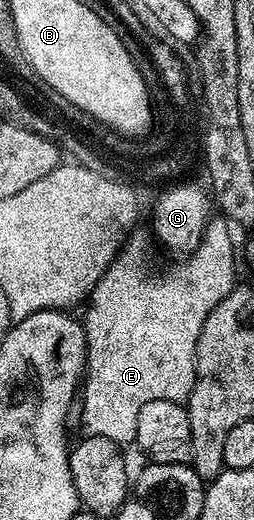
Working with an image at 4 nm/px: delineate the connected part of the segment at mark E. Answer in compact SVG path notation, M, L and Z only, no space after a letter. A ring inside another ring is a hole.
M225 218L210 219L205 226L205 232L201 236L199 246L193 252L188 253L187 258L182 264L177 264L170 270L166 276L152 276L149 268L145 265L145 248L136 238L130 239L128 243L122 247L117 253L117 259L113 261L113 265L103 274L103 278L99 280L92 292L87 297L87 305L89 309L83 315L83 323L85 325L85 346L87 349L87 375L83 380L83 396L85 392L85 401L81 404L81 420L85 423L85 432L90 436L106 436L111 438L119 445L128 445L127 442L136 441L137 423L139 422L139 410L143 410L143 406L147 406L147 402L154 400L170 400L176 404L184 405L189 399L191 390L195 386L195 378L197 377L197 339L203 330L203 322L207 318L207 314L211 314L211 310L215 310L215 306L219 306L219 302L223 302L223 298L227 298L227 294L231 294L237 280L237 256L233 253L233 236L229 233L231 227L230 221Z

